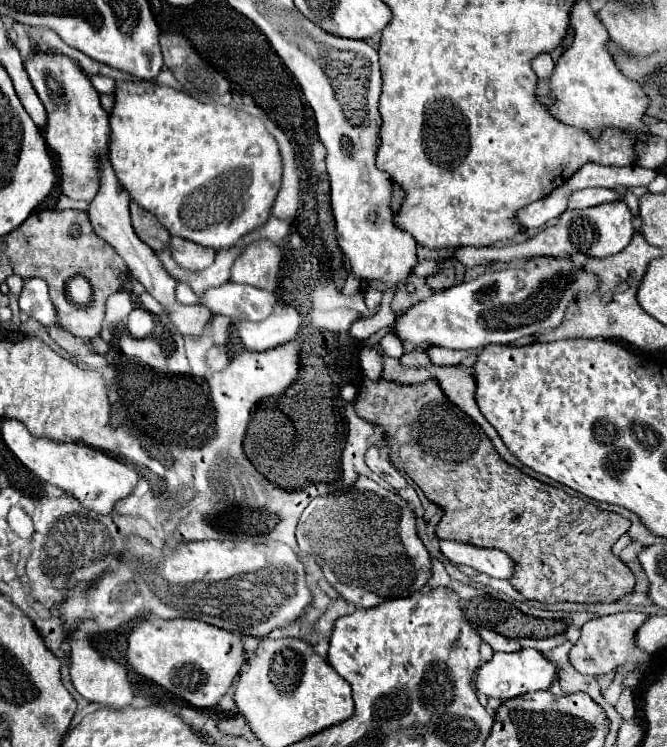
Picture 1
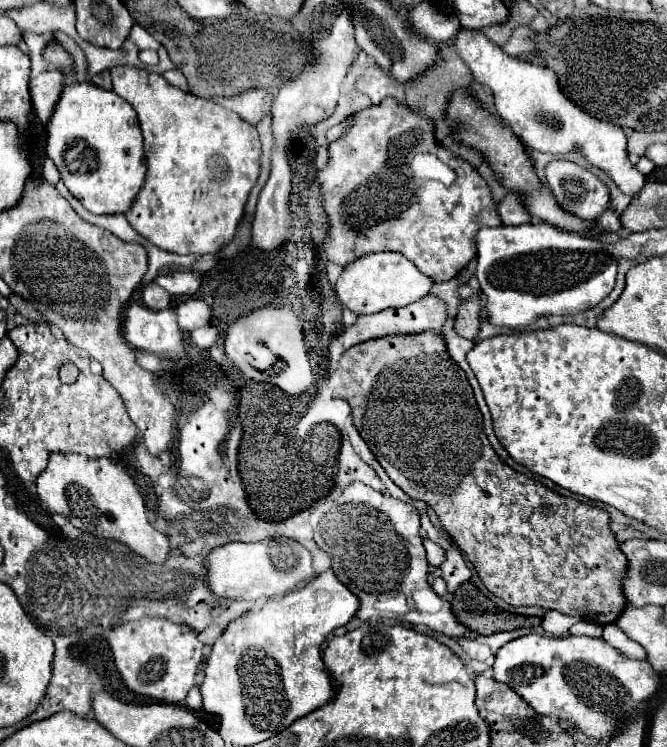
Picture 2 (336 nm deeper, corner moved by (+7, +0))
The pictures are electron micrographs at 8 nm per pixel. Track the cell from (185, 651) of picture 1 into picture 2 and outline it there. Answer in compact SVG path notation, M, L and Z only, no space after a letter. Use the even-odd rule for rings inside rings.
M140 618L110 630L106 640L112 648L116 668L132 692L182 704L196 686L196 674L204 660L204 644L198 640L194 628L166 618Z

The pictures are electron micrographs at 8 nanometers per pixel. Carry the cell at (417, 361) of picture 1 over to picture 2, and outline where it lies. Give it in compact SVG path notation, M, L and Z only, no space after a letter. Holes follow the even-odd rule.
M472 296L472 298L464 298L458 306L458 314L454 318L454 328L456 334L472 340L478 334L478 326L480 326L480 298Z

